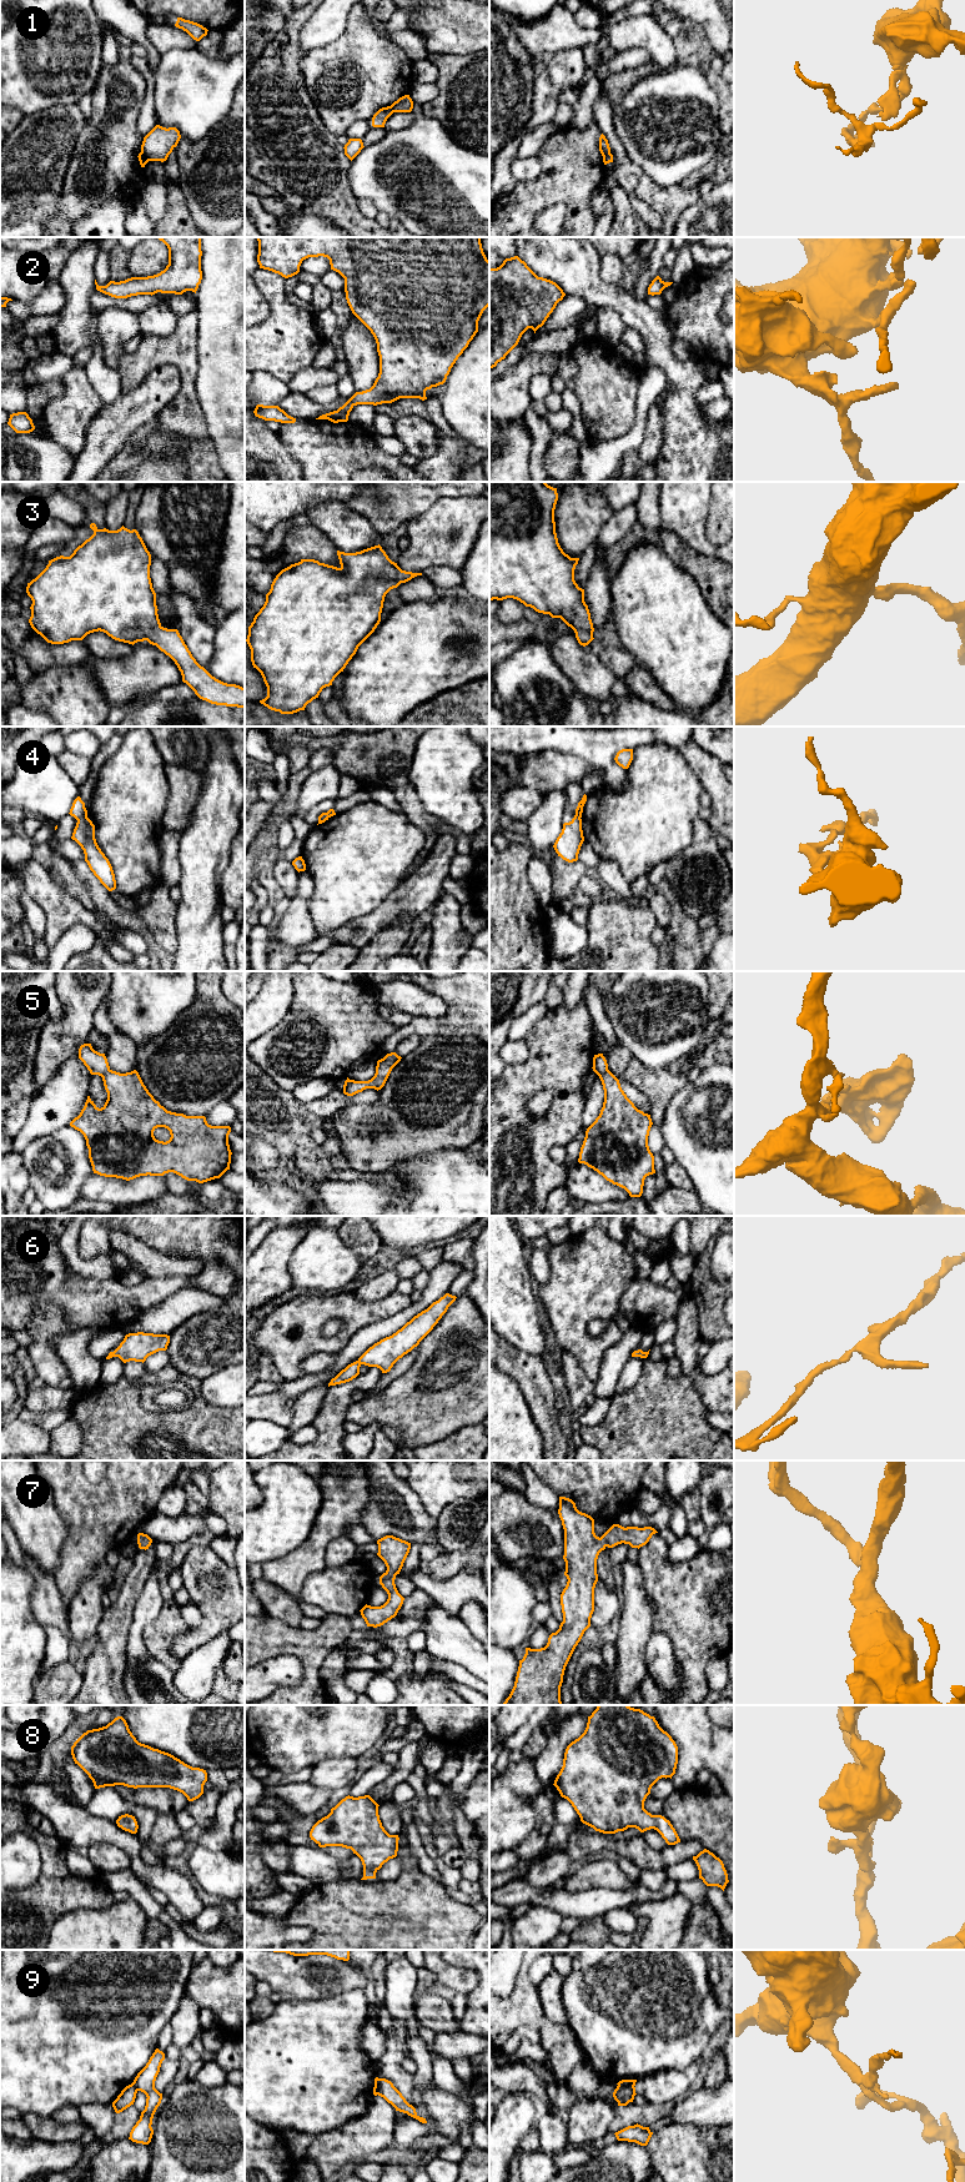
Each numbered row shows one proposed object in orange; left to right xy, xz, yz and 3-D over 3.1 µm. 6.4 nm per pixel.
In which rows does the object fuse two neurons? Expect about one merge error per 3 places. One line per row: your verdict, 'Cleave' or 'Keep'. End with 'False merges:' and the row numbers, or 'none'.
1: Cleave
2: Keep
3: Keep
4: Cleave
5: Cleave
6: Keep
7: Keep
8: Keep
9: Cleave
False merges: 1, 4, 5, 9

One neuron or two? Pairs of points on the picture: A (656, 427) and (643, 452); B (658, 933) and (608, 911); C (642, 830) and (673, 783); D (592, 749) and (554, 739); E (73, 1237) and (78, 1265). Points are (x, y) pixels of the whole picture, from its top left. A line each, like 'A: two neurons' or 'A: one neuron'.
A: one neuron
B: two neurons
C: one neuron
D: one neuron
E: one neuron

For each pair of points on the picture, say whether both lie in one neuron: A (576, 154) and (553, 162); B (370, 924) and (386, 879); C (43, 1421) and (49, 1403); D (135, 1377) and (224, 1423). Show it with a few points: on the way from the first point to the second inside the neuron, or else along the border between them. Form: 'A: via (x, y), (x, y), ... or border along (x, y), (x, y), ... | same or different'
A: via (571, 157), (566, 162), (558, 162) | same
B: border along (396, 886), (376, 908), (350, 921) | different
C: border along (25, 1406), (39, 1413), (69, 1411) | different
D: border along (146, 1371), (142, 1378), (145, 1384) | different

